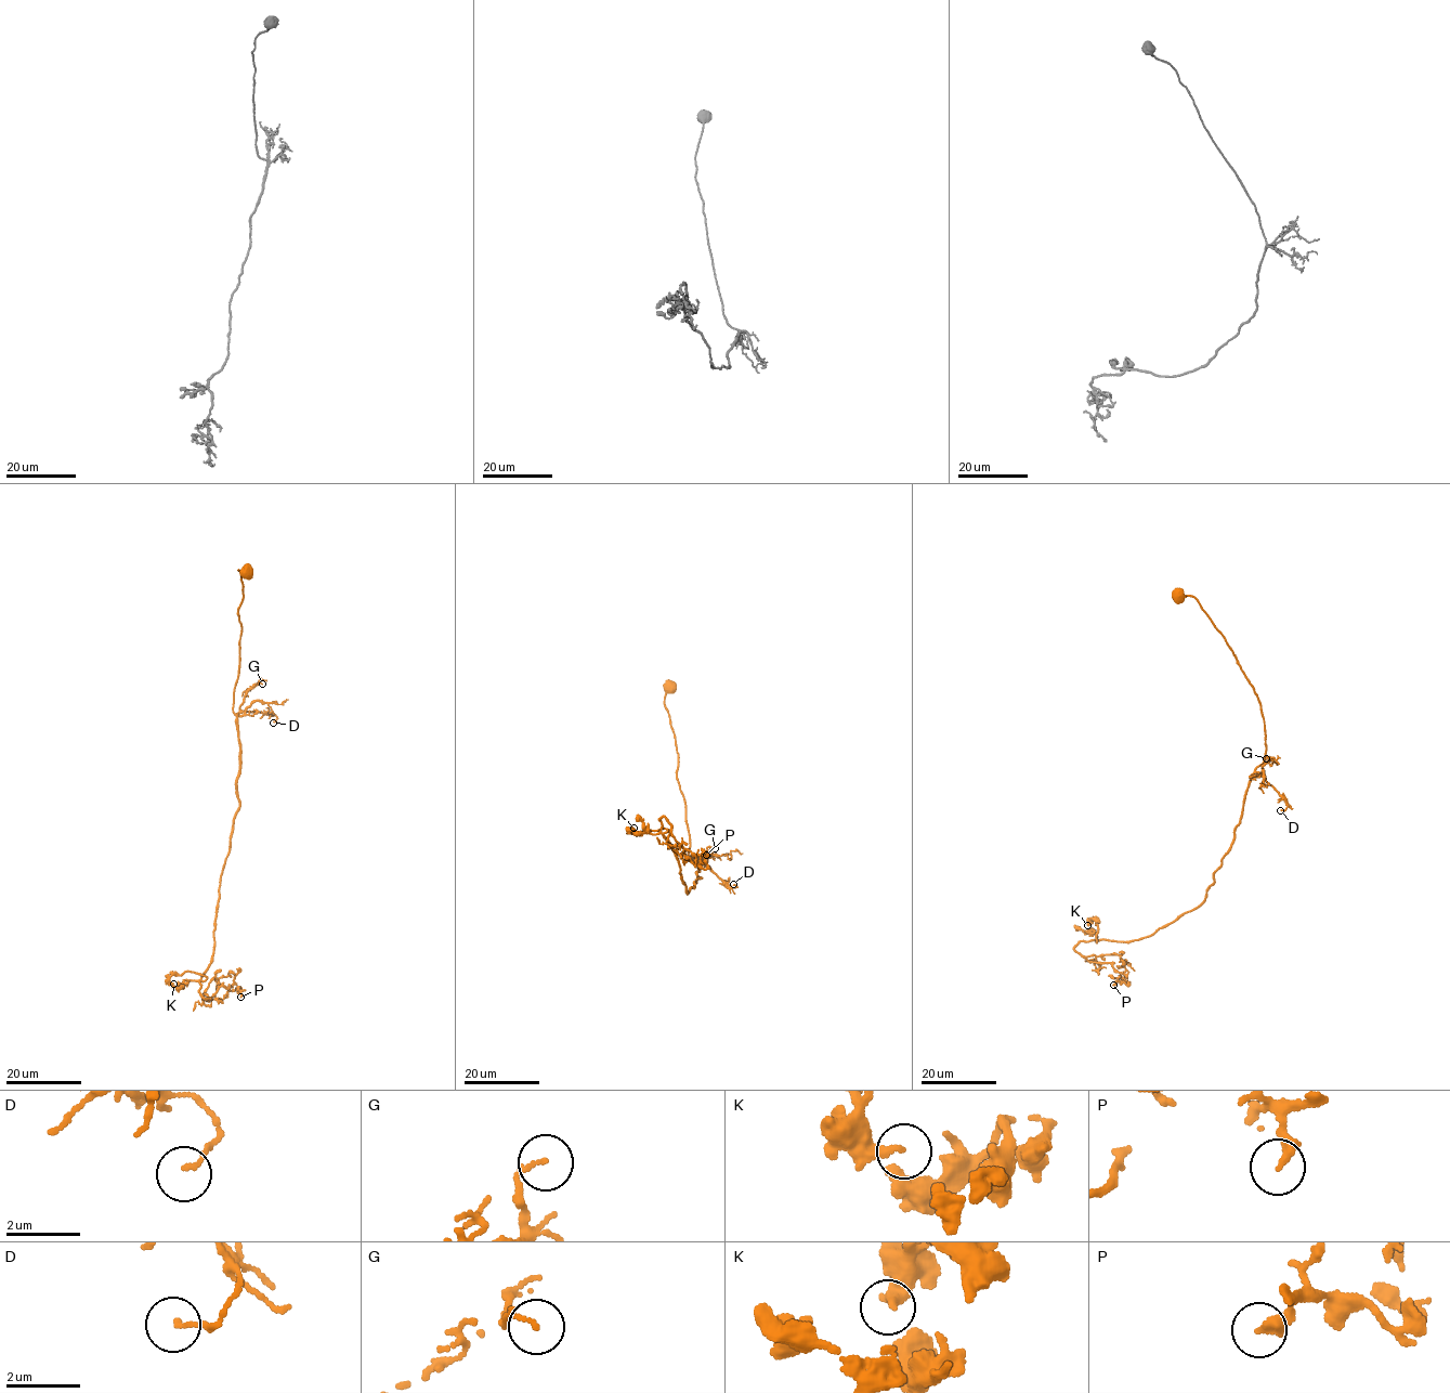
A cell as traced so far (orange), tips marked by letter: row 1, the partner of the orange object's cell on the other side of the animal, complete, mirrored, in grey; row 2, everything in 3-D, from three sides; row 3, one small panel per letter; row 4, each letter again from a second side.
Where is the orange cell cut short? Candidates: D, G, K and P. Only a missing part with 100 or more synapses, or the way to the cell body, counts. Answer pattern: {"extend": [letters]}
{"extend": []}

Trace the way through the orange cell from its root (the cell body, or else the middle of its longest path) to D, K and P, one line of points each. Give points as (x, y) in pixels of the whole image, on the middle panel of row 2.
D: (670, 685), (664, 704), (686, 803), (688, 858), (733, 884)
K: (670, 685), (664, 704), (695, 887), (686, 890), (668, 831), (634, 828)
P: (670, 685), (664, 704), (688, 858), (701, 879), (688, 894), (660, 818), (697, 866), (707, 867), (706, 855)

